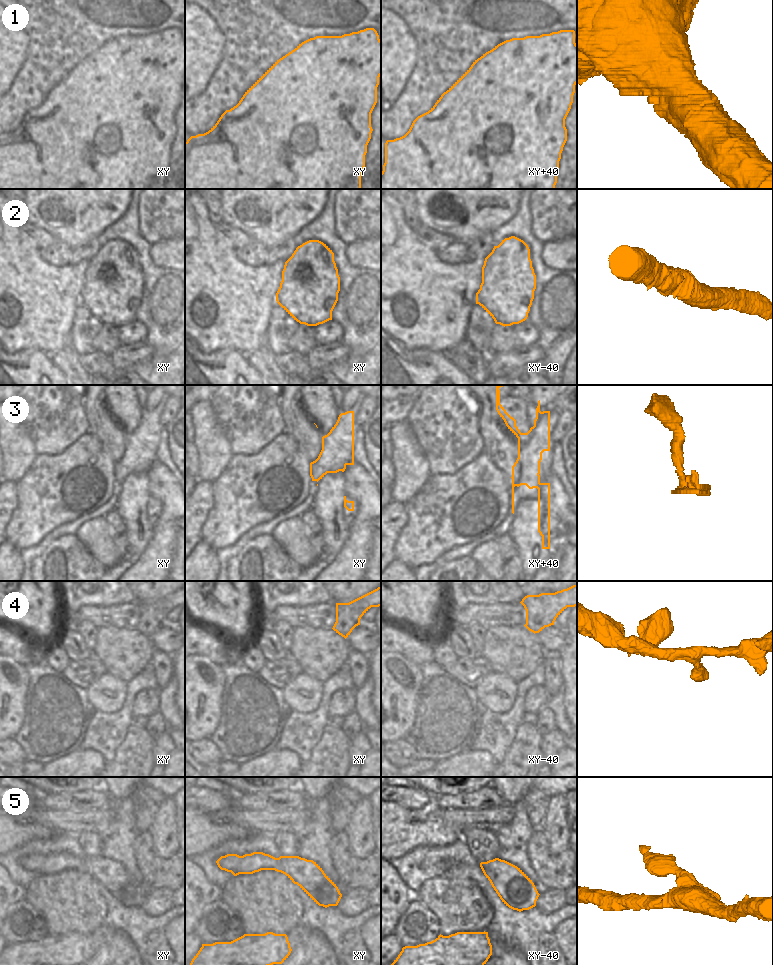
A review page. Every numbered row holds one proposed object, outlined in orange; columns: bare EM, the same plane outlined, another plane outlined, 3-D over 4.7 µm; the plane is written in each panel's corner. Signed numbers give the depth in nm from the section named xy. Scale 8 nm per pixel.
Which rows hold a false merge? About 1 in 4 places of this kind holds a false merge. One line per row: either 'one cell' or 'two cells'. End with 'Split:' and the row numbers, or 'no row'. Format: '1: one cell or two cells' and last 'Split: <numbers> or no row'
1: one cell
2: one cell
3: two cells
4: one cell
5: one cell
Split: 3

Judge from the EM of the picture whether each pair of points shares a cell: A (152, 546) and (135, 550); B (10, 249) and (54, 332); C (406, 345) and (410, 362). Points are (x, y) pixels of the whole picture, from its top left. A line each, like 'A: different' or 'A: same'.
A: different
B: same
C: different

